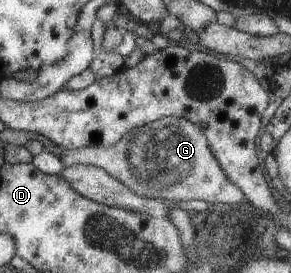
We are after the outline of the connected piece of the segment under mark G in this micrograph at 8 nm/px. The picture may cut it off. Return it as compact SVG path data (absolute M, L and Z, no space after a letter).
M161 117L132 128L109 146L99 144L82 149L59 147L56 157L64 167L81 163L102 168L140 197L169 199L174 203L189 199L227 204L246 200L239 187L228 181L210 151L203 131L183 117Z

